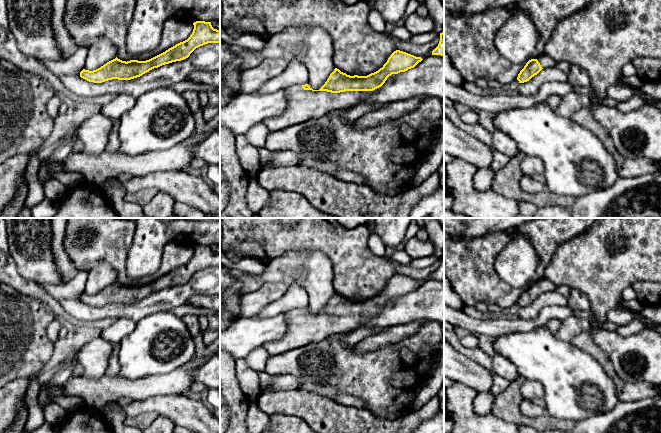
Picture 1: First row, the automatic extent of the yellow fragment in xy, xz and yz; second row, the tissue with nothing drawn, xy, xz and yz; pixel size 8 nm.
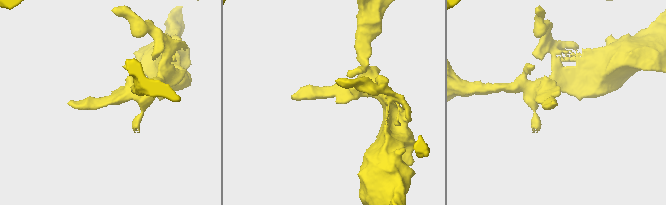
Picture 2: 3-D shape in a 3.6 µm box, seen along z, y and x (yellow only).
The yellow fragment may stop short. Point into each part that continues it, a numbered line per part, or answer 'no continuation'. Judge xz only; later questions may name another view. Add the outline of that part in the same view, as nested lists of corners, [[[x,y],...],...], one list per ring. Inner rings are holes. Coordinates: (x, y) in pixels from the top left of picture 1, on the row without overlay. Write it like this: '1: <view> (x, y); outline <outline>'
1: xz (302, 329); outline [[[301,309],[285,311],[287,331],[279,340],[264,345],[271,356],[277,356],[313,342],[319,342],[338,332],[350,332],[361,328],[371,315],[327,315],[304,314]]]

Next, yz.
1: yz (545, 285); outline [[[542,278],[537,282],[538,286],[540,287],[541,291],[543,293],[545,292],[550,292],[550,291],[555,291],[556,286],[548,279]]]

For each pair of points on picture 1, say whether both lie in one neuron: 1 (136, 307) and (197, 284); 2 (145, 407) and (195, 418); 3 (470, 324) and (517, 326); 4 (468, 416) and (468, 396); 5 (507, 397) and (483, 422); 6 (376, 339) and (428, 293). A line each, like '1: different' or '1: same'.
1: same
2: same
3: same
4: same
5: different
6: different

